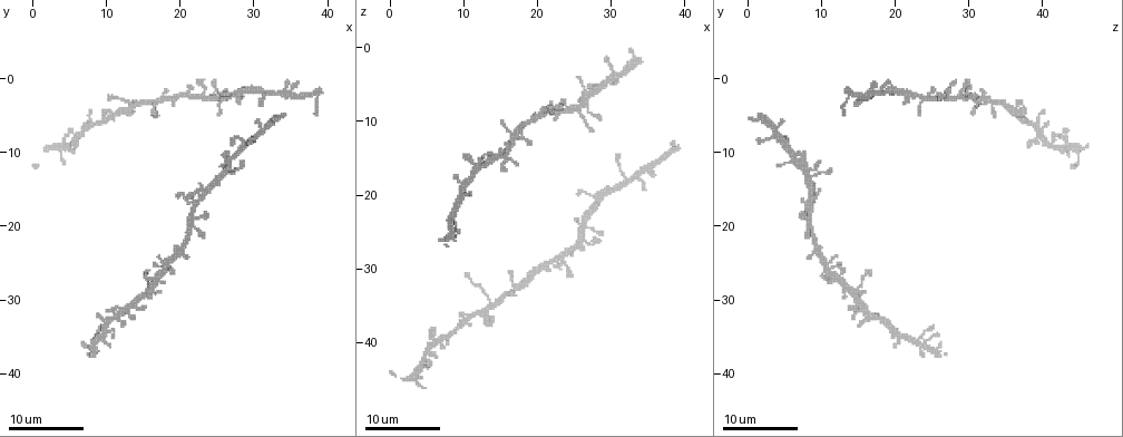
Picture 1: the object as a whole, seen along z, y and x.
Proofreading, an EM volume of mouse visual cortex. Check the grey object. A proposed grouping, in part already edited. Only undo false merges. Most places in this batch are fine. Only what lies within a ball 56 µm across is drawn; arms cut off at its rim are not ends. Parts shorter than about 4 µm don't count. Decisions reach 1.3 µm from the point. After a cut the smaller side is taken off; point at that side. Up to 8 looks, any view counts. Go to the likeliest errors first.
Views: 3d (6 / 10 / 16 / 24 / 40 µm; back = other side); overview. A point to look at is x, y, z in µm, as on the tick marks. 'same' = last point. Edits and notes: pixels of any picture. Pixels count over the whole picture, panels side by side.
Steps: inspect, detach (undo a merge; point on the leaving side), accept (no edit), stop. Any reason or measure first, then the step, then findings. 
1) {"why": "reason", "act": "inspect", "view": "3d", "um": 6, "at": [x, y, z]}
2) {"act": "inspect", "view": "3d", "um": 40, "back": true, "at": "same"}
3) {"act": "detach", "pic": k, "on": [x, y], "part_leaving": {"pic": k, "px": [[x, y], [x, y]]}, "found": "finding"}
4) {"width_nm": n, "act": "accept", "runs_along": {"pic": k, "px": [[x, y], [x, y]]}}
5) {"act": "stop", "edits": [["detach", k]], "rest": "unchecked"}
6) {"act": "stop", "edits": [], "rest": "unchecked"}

{"why": "two arms in line, one across", "act": "inspect", "view": "3d", "um": 16, "at": [13.5, 3.5, 34.5]}

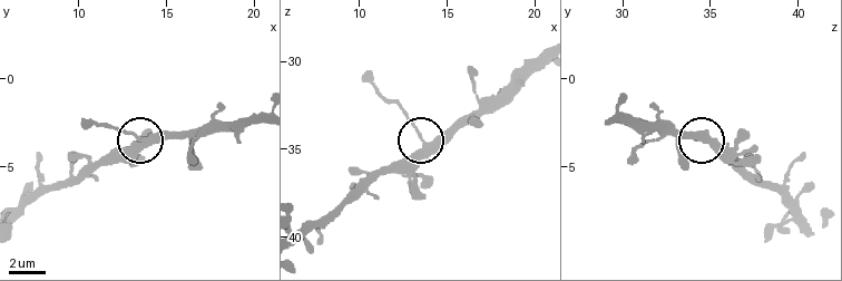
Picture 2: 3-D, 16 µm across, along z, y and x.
{"act": "inspect", "view": "3d", "um": 10, "at": [13.8, 3.7, 34.9]}

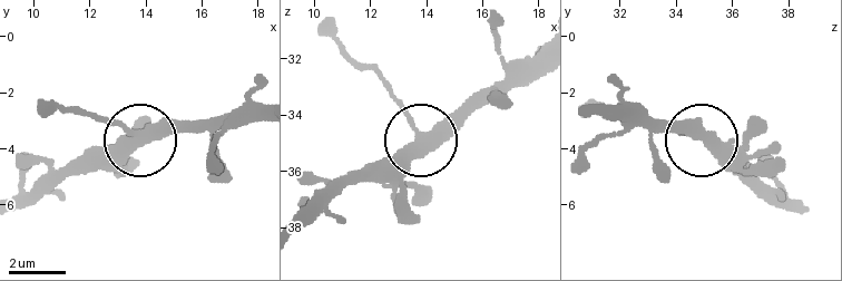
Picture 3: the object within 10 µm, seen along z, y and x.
{"width_nm": 390, "act": "accept", "found": "all the same cell"}

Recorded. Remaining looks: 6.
{"why": "three arms meet", "act": "inspect", "view": "3d", "um": 24, "at": [32.5, 2.0, 18.0]}

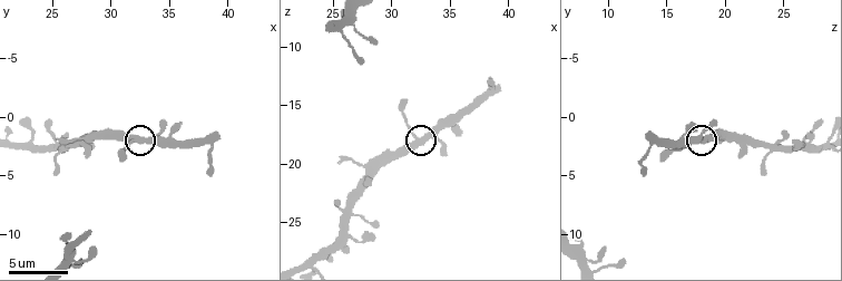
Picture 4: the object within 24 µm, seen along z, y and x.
{"why": "closer look", "act": "inspect", "view": "3d", "um": 6, "at": [32.6, 2.0, 18.2]}

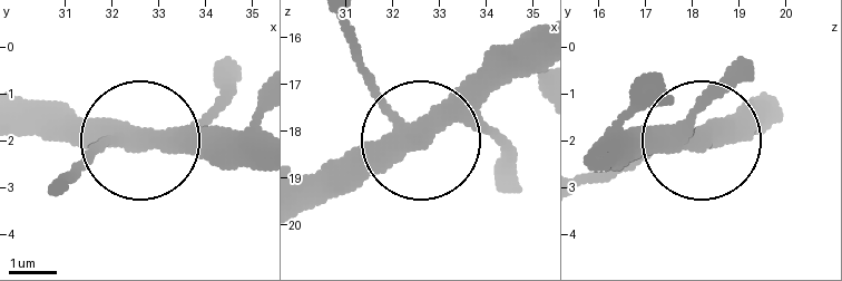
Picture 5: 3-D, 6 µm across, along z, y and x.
{"act": "accept", "runs_along": {"pic": 5, "px": [[341, 25], [392, 120], [417, 137], [520, 41]]}, "found": "continuous, no second cell"}

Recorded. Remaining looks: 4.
{"why": "a fork", "act": "inspect", "view": "3d", "um": 10, "at": [26.0, 12.4, 7.6]}

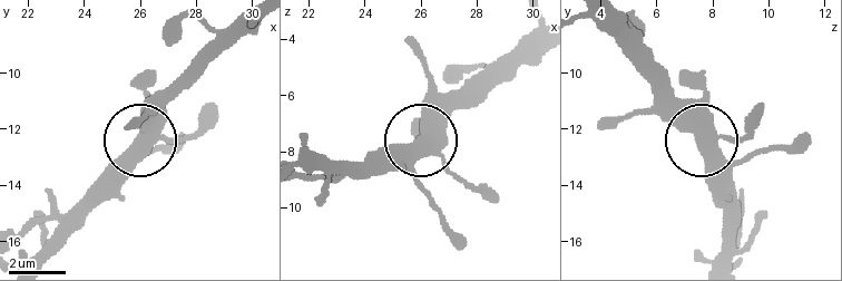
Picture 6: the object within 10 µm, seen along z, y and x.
{"act": "accept", "found": "all the same cell"}

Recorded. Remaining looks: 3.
{"act": "inspect", "view": "3d", "um": 24, "at": [18.0, 25.5, 11.5]}

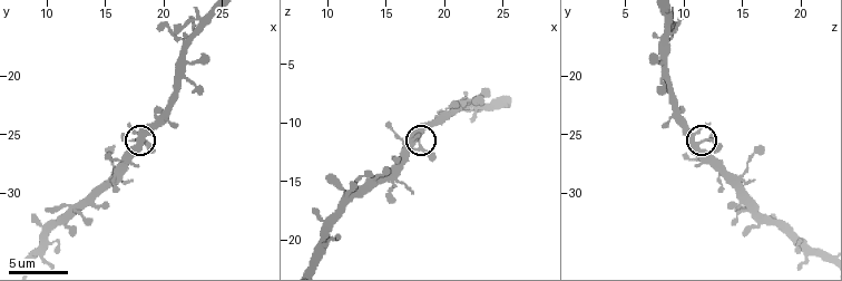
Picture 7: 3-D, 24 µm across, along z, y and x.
{"act": "inspect", "view": "3d", "um": 6, "at": [17.8, 25.6, 11.2]}

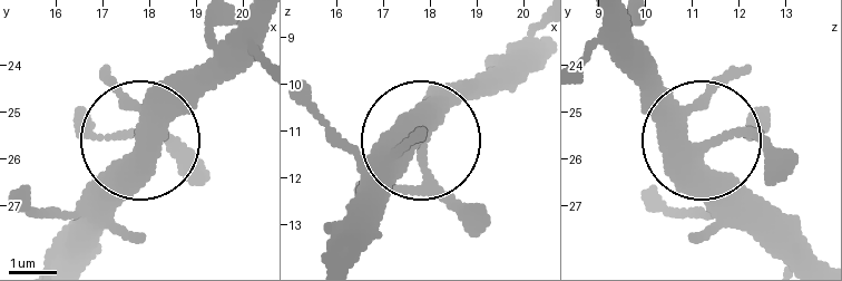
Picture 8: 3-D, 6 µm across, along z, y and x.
{"arms": 5, "act": "accept", "runs_along": {"pic": 8, "px": [[534, 41], [430, 137], [430, 185], [470, 229]]}, "found": "continuous, no second cell"}

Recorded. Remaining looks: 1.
{"act": "stop", "edits": [], "rest": "unchecked"}

